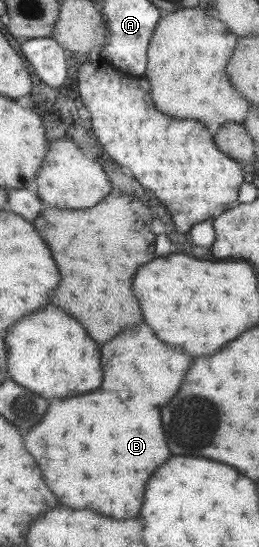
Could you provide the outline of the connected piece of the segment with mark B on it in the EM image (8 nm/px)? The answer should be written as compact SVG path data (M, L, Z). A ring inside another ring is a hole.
M100 390L68 400L66 398L50 400L44 420L38 422L30 432L26 432L24 448L36 460L42 472L42 480L62 506L74 510L86 508L114 520L126 520L138 514L148 476L170 456L170 450L166 448L164 442L160 414L156 408L152 406L126 408L116 398L116 394Z

